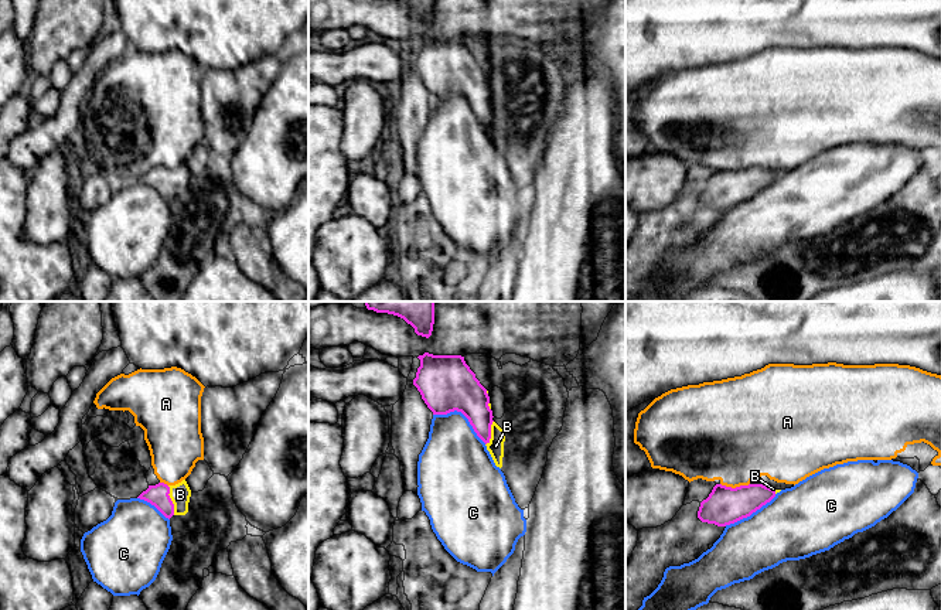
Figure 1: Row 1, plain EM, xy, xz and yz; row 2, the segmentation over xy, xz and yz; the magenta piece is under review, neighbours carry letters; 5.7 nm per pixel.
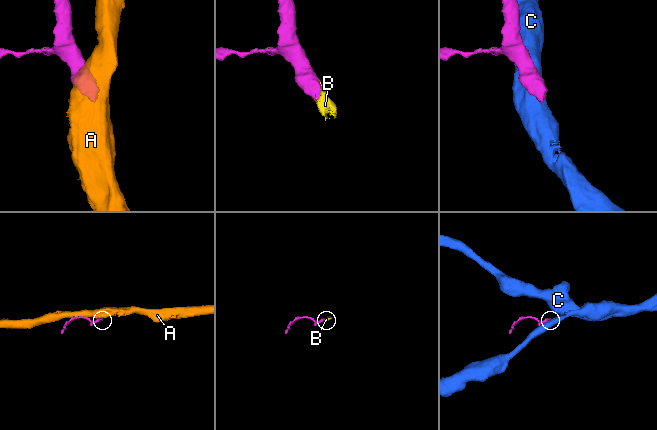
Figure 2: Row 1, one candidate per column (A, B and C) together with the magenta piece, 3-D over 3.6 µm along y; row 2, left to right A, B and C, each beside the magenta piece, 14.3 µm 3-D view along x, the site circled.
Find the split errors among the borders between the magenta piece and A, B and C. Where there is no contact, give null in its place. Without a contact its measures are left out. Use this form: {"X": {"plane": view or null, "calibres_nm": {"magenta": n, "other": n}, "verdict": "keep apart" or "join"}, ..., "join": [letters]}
{"A": {"plane": "yz", "calibres_nm": {"magenta": 220, "other": 460}, "verdict": "keep apart"}, "B": {"plane": "xy", "calibres_nm": {"magenta": 120, "other": 120}, "verdict": "join"}, "C": {"plane": "xz", "calibres_nm": {"magenta": 320, "other": 360}, "verdict": "keep apart"}, "join": ["B"]}

